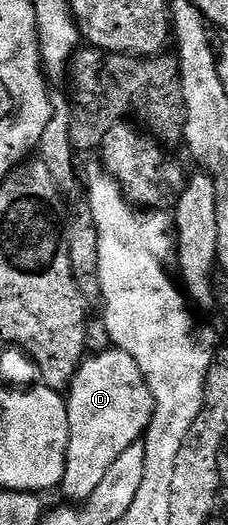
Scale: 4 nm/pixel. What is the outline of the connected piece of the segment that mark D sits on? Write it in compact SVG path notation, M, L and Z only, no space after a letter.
M114 347L107 349L104 353L95 356L88 356L80 365L75 377L71 381L70 389L66 390L65 400L67 402L67 414L69 415L69 447L67 448L67 458L65 459L65 475L63 476L63 484L61 493L68 497L68 502L85 503L97 491L97 487L101 487L101 483L105 479L105 471L109 471L109 467L113 467L113 463L117 463L117 459L121 459L121 455L130 445L136 444L146 434L148 427L151 426L151 416L155 414L155 400L147 386L147 380L141 375L141 367L137 367L137 363L129 355L125 355L125 351Z

